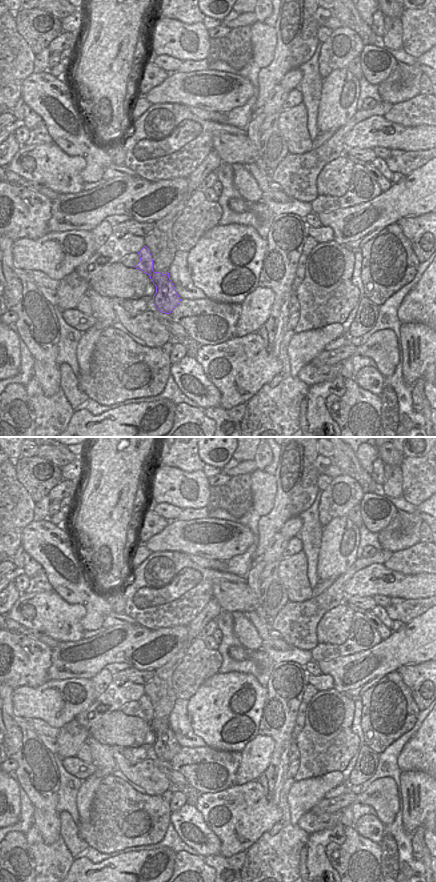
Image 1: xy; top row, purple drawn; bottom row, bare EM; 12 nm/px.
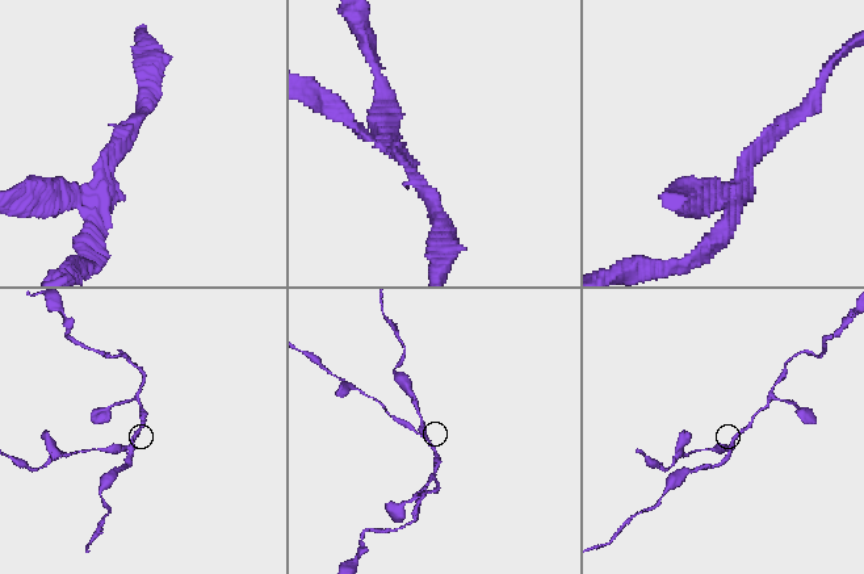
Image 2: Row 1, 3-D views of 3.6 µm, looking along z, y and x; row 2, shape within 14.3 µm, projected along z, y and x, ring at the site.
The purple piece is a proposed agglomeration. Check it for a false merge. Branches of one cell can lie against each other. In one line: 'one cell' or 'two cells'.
two cells

